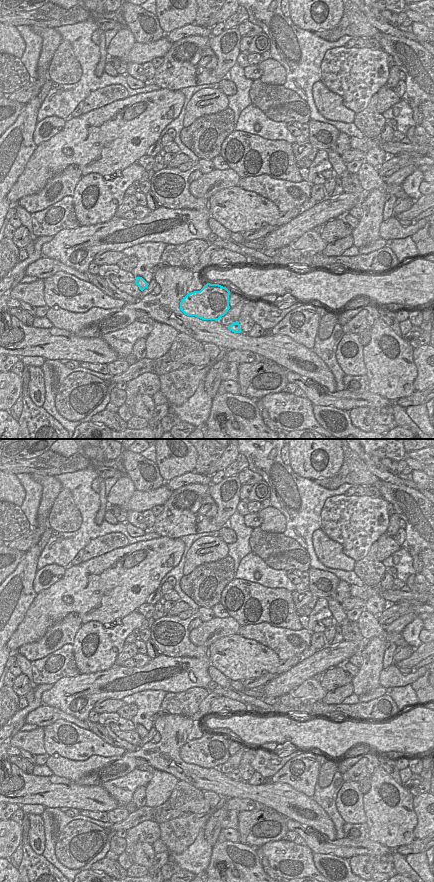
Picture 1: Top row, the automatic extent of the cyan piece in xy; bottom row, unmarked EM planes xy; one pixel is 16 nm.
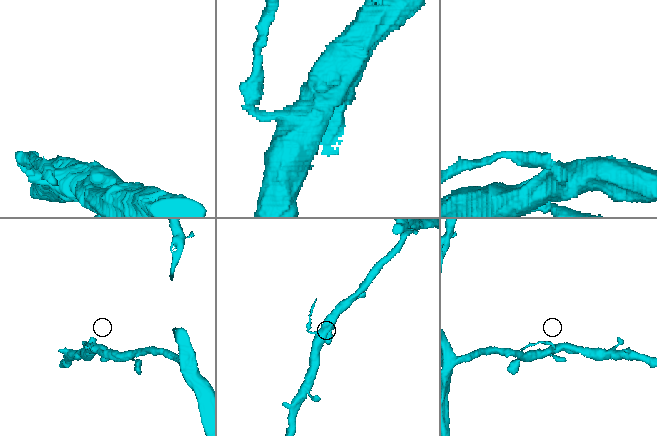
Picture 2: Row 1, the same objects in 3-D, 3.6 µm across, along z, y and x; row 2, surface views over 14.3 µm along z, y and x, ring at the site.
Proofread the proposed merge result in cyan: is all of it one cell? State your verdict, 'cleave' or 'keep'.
cleave

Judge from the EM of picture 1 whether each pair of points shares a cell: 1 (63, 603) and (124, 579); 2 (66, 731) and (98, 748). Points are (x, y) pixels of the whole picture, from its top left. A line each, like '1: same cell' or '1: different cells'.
1: same cell
2: same cell

